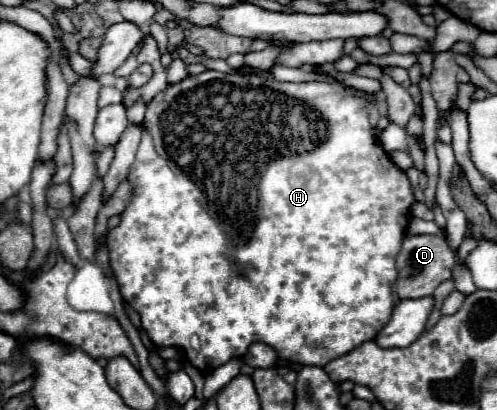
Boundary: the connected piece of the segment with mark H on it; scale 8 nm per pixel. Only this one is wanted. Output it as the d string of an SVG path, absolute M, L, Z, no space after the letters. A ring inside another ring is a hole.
M203 71L199 75L185 77L181 83L159 93L147 105L143 127L151 135L147 131L143 133L137 159L129 173L129 181L133 183L133 197L121 215L121 223L107 233L105 241L109 249L109 265L117 279L119 291L123 299L141 315L141 327L155 345L181 349L189 363L195 365L195 369L199 369L201 373L209 373L233 357L243 357L249 345L255 341L271 345L271 349L275 349L279 359L283 361L323 367L327 361L333 361L359 347L361 343L375 339L375 335L391 319L391 311L399 301L399 297L395 297L395 291L391 289L391 285L395 285L395 257L407 233L405 229L409 223L409 209L415 203L415 197L407 175L389 159L389 155L385 155L383 147L375 139L369 125L367 103L367 95L353 95L339 83L279 83L259 75L227 75L219 71ZM165 159L175 161L175 165L171 167L181 169L185 171L185 175L189 175L189 178L183 177L183 184L175 184L179 174L169 169ZM191 335L197 335L199 339L197 349L191 347Z

